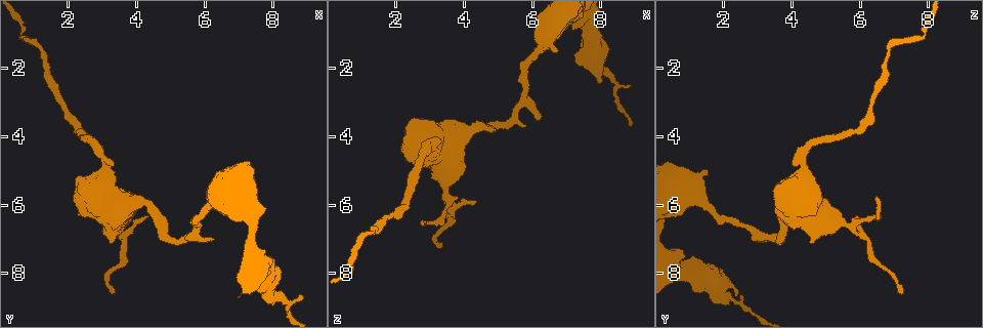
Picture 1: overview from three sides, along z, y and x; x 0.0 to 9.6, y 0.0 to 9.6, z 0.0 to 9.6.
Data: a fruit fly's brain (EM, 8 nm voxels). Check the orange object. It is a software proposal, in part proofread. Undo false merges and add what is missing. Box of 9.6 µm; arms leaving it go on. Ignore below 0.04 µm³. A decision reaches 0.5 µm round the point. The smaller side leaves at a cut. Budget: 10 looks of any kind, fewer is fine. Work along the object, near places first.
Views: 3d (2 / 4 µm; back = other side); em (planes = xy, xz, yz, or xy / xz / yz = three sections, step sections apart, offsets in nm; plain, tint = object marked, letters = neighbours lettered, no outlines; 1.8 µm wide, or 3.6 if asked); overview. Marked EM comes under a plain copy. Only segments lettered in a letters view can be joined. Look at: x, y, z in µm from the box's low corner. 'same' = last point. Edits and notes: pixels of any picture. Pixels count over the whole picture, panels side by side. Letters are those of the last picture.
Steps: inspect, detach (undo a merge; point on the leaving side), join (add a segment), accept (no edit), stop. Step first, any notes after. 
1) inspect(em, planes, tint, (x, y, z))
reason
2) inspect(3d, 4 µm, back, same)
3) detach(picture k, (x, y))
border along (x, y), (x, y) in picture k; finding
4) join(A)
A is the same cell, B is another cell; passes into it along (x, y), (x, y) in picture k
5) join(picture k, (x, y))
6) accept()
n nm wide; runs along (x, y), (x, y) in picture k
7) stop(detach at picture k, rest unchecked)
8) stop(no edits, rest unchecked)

inspect(em, 3.6 µm, yz, step 4, tint, (8.00, 8.60, 2.45))
thick end

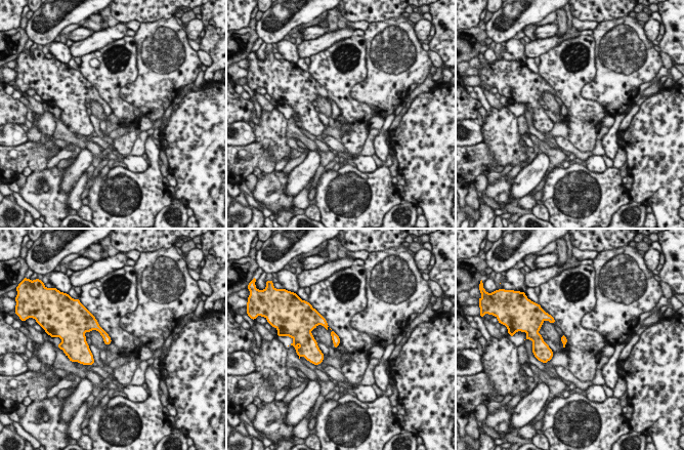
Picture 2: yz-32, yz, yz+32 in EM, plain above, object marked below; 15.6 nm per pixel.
inspect(em, 3.6 µm, planes, letters, same)
cut it another way

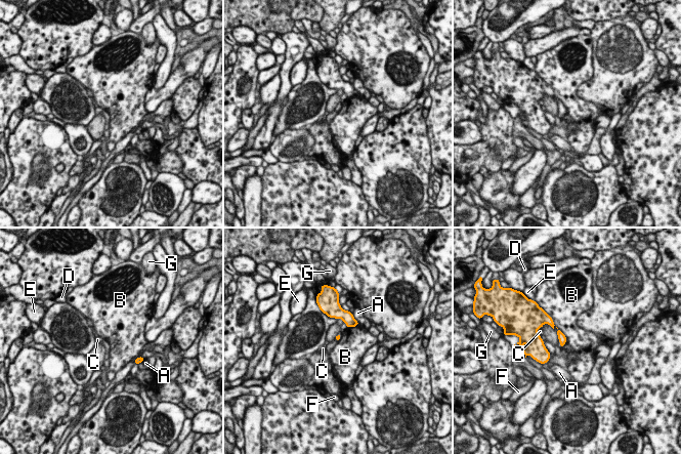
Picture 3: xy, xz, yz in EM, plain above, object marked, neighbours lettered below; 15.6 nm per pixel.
accept()
A, B, C, D, E, F and G are other cells; border along (547, 314), (564, 335), (566, 342) in picture 3; no lettered segment goes on from it

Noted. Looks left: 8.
inspect(em, xy, step 16, letters, (6.25, 7.10, 3.60))

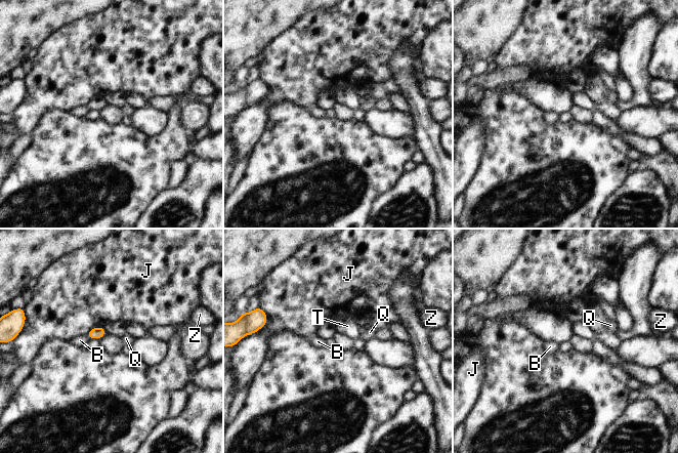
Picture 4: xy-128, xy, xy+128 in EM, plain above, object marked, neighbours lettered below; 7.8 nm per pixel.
accept()
B, J, Q, T and Z are other cells; border along (102, 327), (107, 333) in picture 4; none of them fits

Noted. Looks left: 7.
inspect(3d, 2 µm, (3.35, 8.50, 7.20))
tapers out

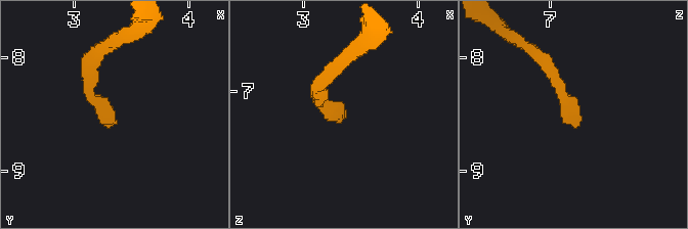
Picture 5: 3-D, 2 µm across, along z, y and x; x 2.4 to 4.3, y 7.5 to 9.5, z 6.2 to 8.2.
inspect(em, planes, letters, (3.40, 8.56, 7.16))
need the tissue

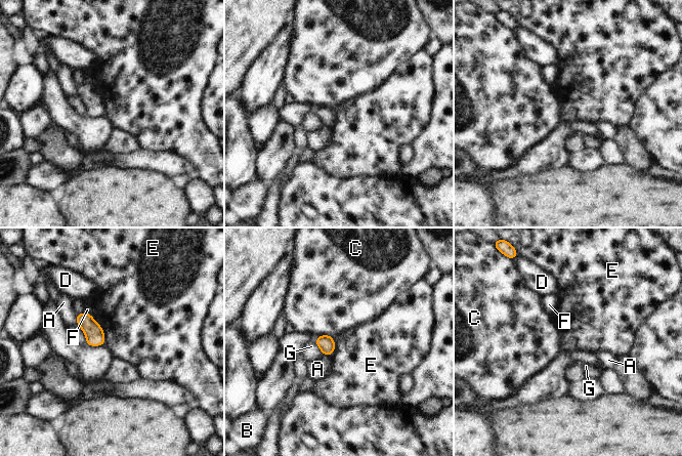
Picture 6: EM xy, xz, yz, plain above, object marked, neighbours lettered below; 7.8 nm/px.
accept()
130 nm wide; A, B, C, D, E, F and G are other cells; border along (89, 314), (102, 329), (105, 344) in picture 6; none of them fits

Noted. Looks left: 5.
inspect(3d, 4 µm, (2.75, 5.80, 6.50))

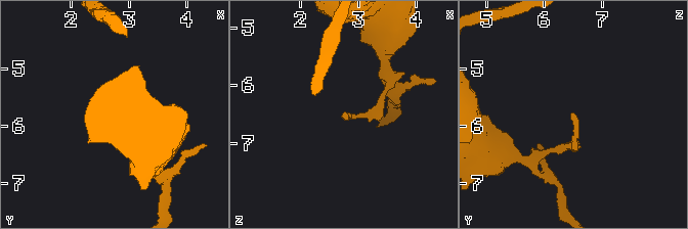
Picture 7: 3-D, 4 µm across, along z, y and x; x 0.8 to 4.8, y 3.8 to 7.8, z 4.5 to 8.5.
inspect(em, planes, letters, (2.75, 5.80, 6.45))

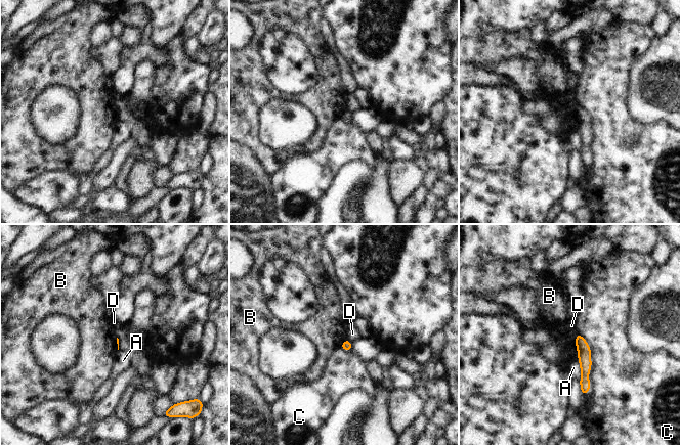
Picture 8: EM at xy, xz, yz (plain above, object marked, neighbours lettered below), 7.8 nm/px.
accept()
C touches over 420 nm; A, B, C and D are other cells; runs along (578, 337), (584, 350), (584, 391) in picture 8; no lettered segment goes on from it

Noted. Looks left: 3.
stop(no edits, rest unchecked)

